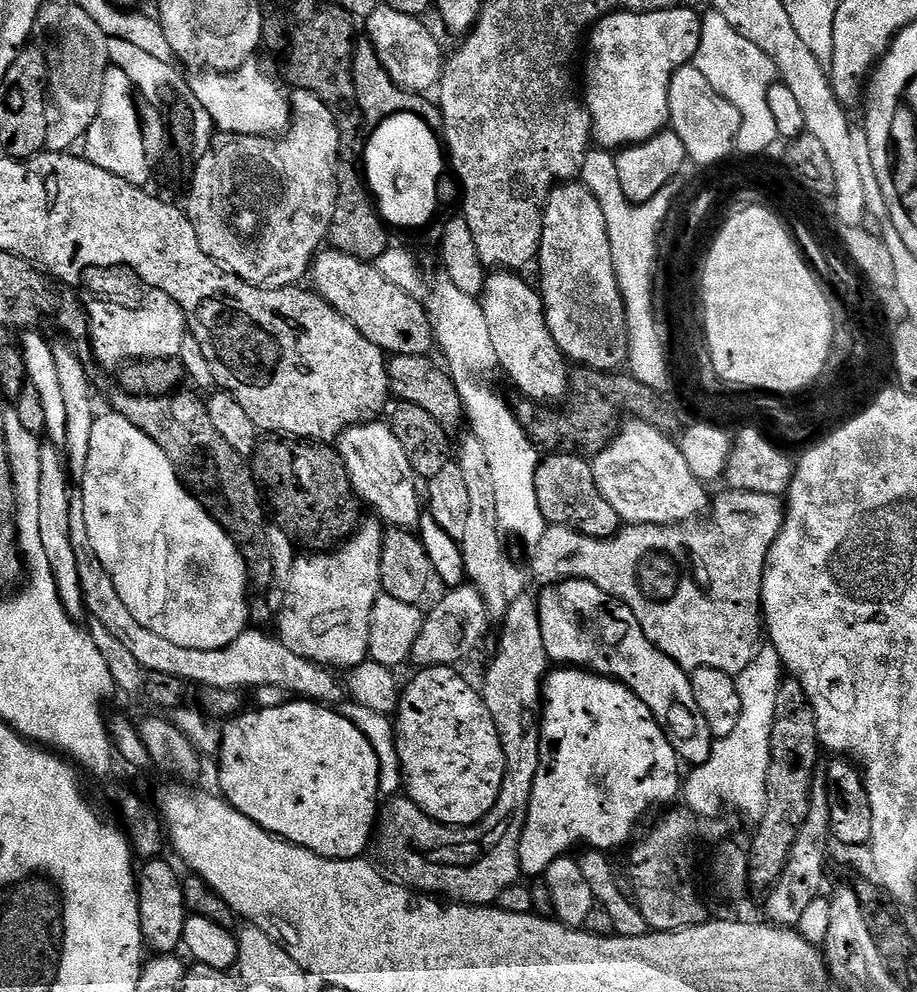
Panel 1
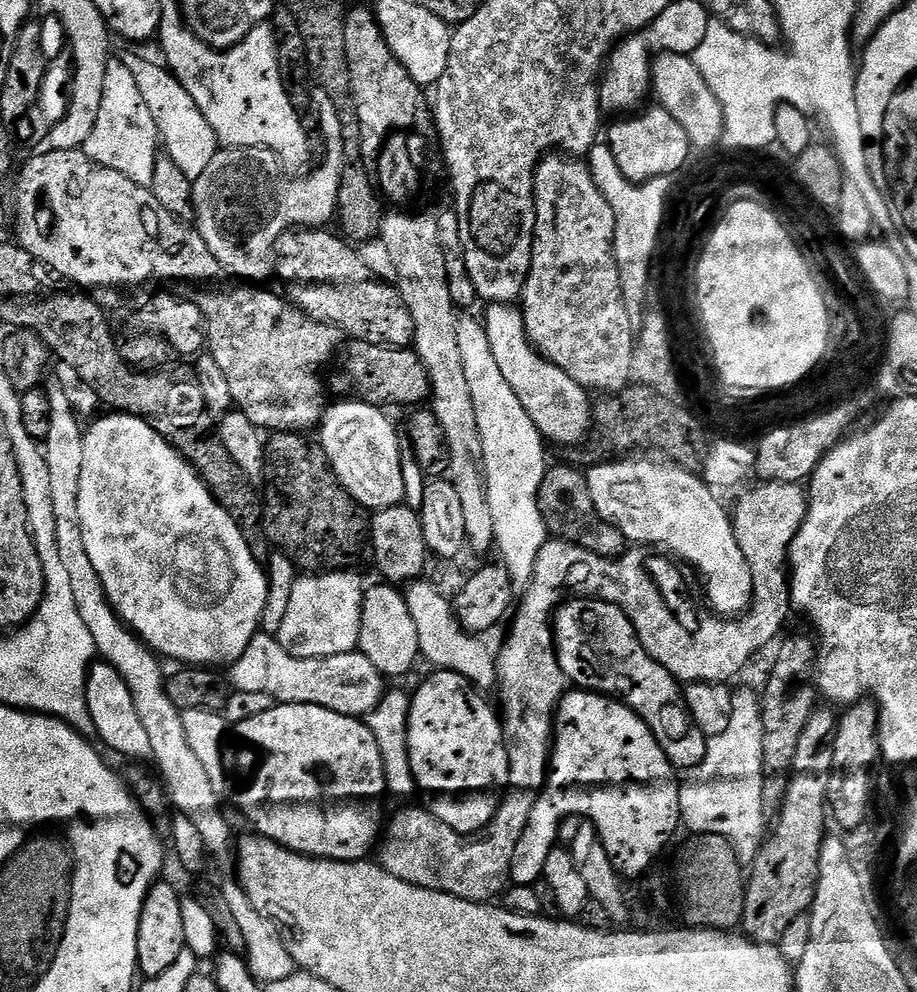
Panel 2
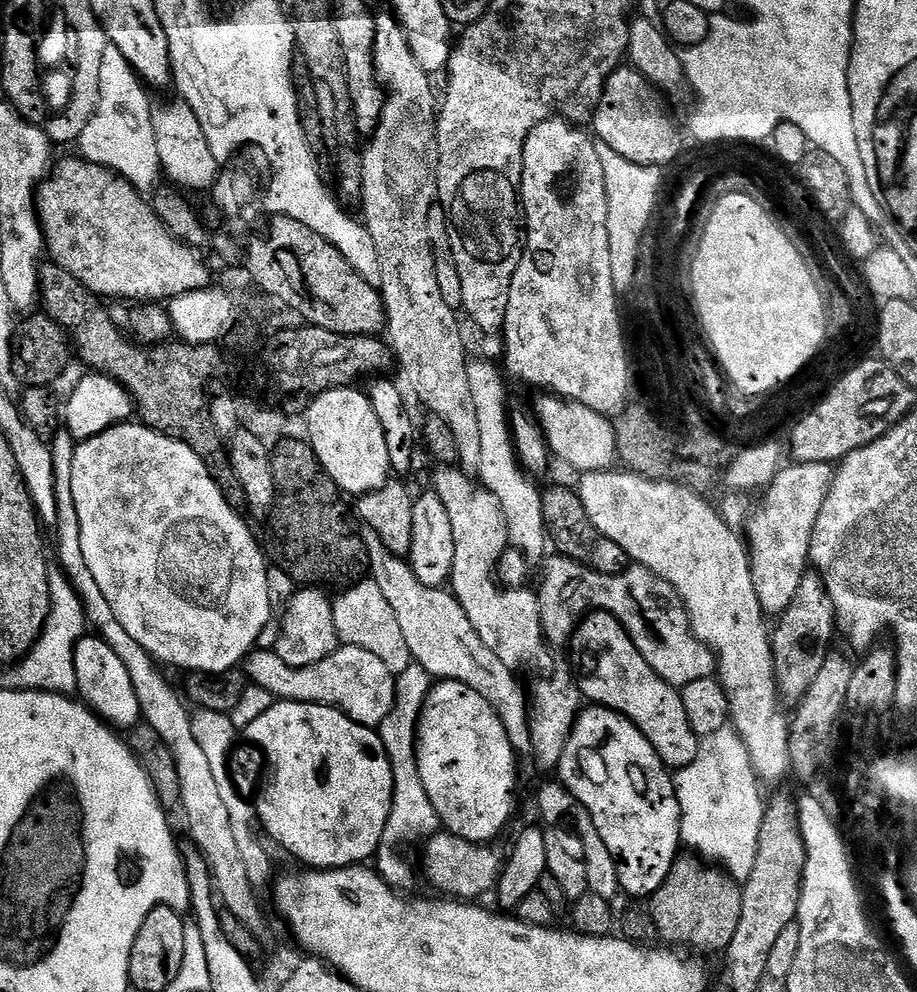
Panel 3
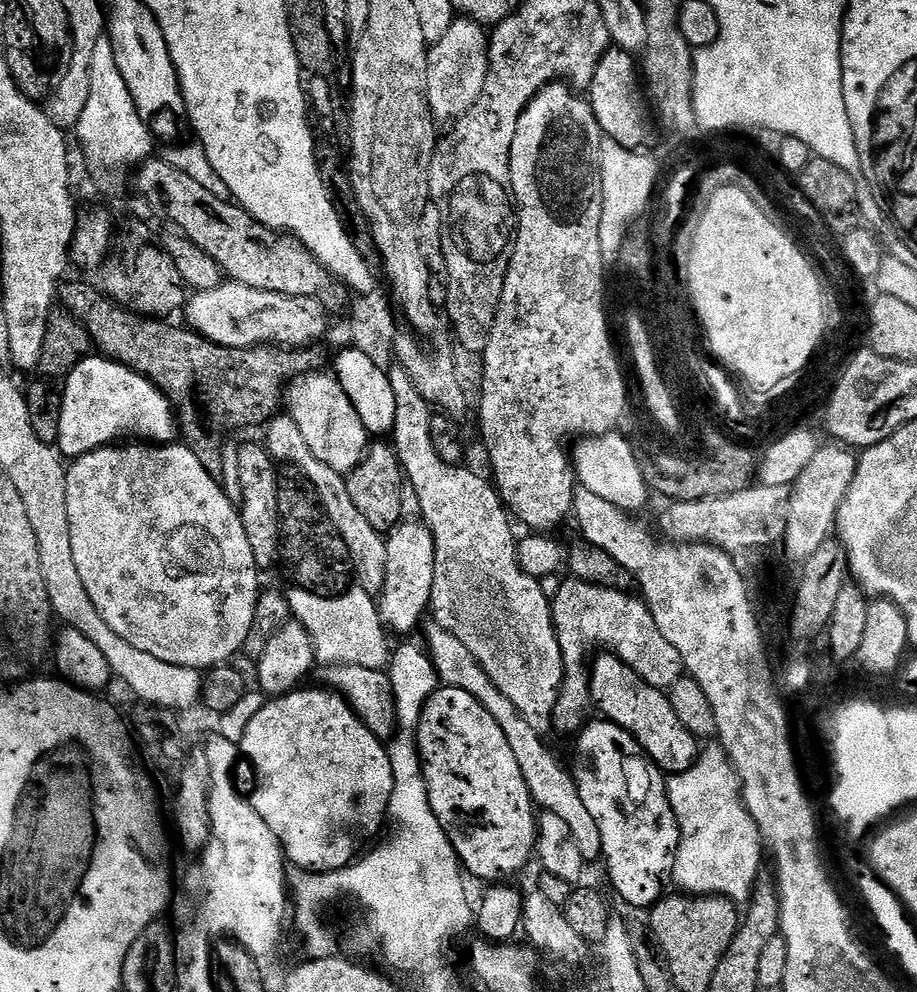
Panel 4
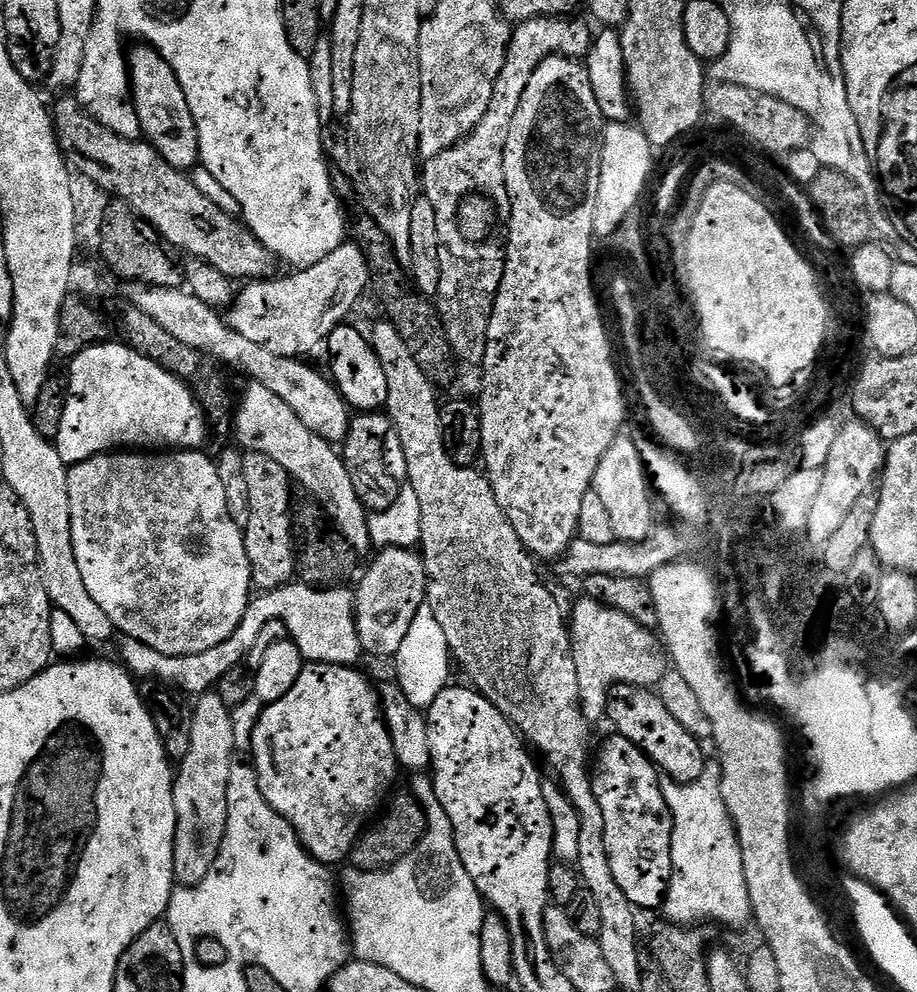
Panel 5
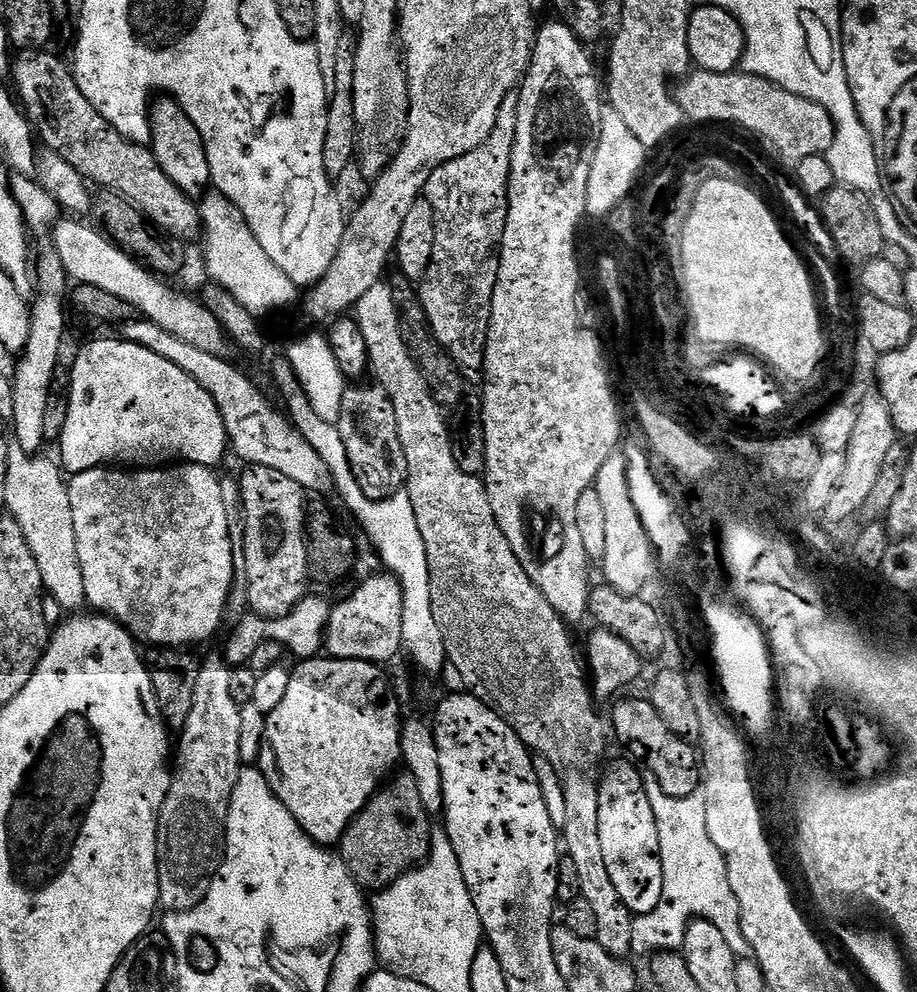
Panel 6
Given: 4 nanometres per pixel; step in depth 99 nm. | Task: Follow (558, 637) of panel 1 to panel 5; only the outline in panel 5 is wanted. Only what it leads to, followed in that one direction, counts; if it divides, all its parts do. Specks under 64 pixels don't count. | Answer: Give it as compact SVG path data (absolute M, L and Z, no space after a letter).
M616 684L608 691L607 719L617 733L625 736L634 746L638 746L648 755L663 775L669 776L679 784L694 782L694 778L702 778L706 767L701 741L685 730L671 715L666 706L662 706L662 698L651 687L639 684Z

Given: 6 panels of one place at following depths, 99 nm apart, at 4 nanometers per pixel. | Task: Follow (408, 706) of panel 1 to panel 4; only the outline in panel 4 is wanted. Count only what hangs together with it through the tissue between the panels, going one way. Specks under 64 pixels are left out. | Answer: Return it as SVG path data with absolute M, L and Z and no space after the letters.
M447 686L437 687L436 693L429 698L422 710L420 727L416 729L416 743L420 745L420 759L424 762L424 777L428 779L430 802L434 806L434 812L438 814L442 826L448 831L450 842L458 854L465 873L469 877L477 876L480 880L492 880L488 882L504 882L509 879L507 876L518 875L527 866L528 859L533 859L536 850L538 805L532 798L530 786L526 784L522 766L518 764L518 758L514 756L514 750L510 748L510 742L506 740L506 734L502 732L502 726L498 726L494 714L490 714L490 710L486 710L486 706L482 706L482 702L478 702L478 698L474 698L474 694L470 694L466 690Z

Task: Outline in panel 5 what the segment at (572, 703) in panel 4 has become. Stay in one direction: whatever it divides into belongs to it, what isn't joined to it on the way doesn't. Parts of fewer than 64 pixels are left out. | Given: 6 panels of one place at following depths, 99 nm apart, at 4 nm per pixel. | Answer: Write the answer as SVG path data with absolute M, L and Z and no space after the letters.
M587 598L570 608L570 624L575 631L571 633L574 666L578 670L578 690L580 691L580 709L589 722L604 720L608 711L608 691L616 684L639 684L641 686L659 685L660 679L670 671L670 657L662 643L661 637L653 629L643 628L634 618L602 606Z

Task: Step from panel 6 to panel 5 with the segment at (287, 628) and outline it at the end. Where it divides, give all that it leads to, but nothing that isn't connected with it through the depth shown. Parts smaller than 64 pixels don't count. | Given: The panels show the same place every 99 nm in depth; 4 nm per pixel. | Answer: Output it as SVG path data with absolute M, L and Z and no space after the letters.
M289 582L281 588L253 595L248 602L246 614L242 616L242 622L238 622L238 630L234 630L234 634L230 634L226 642L218 642L218 646L202 650L202 654L167 656L134 638L121 635L118 660L133 677L167 684L189 697L199 698L204 693L213 691L217 687L216 683L231 668L240 668L245 663L247 655L255 650L255 642L258 641L262 626L275 620L281 620L286 624L289 637L298 646L305 661L313 664L352 666L357 663L356 659L362 656L356 629L356 598L353 589L348 586L312 588L303 582Z

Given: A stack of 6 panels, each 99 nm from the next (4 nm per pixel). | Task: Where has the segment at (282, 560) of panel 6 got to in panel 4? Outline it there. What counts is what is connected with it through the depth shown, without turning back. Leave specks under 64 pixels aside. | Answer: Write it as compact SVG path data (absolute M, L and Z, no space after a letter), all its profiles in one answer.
M240 444L238 450L238 478L242 478L244 502L240 517L244 520L250 548L254 550L257 565L267 570L282 556L282 507L280 508L280 476L276 473L277 461L273 460L267 447L260 444Z

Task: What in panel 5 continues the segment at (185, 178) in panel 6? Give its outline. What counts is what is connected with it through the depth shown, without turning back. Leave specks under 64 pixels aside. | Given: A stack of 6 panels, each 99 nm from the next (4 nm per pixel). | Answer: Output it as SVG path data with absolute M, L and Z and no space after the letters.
M140 42L137 48L127 53L126 80L132 93L132 105L138 114L140 135L171 166L191 170L200 164L198 126L194 114L190 114L190 102L186 102L186 90L178 82L178 74L150 45Z

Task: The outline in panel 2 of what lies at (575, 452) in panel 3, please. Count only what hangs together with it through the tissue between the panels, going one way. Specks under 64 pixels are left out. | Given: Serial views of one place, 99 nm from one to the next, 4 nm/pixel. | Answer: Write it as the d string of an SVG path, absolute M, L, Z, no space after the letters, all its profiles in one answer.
M493 304L487 309L488 317L482 323L486 330L486 338L490 338L490 350L494 359L502 369L502 374L509 384L510 390L518 394L518 402L526 414L530 414L530 422L538 426L540 435L545 441L556 444L576 446L587 437L592 427L593 401L588 401L589 393L570 374L558 370L545 356L537 354L528 337L524 335L524 313L512 304Z

